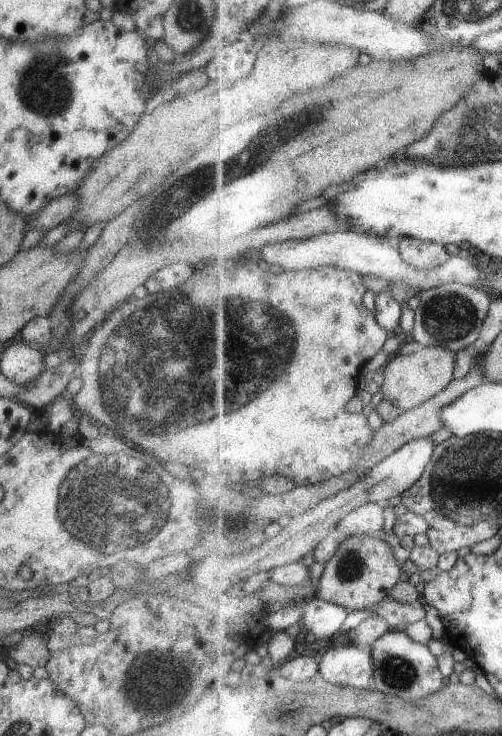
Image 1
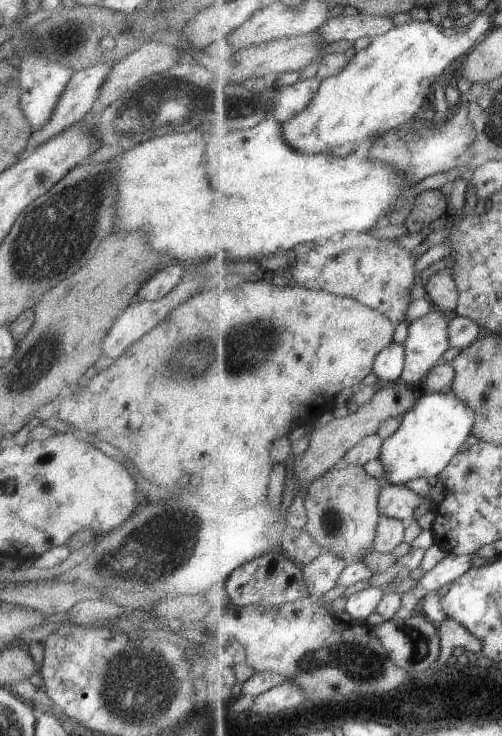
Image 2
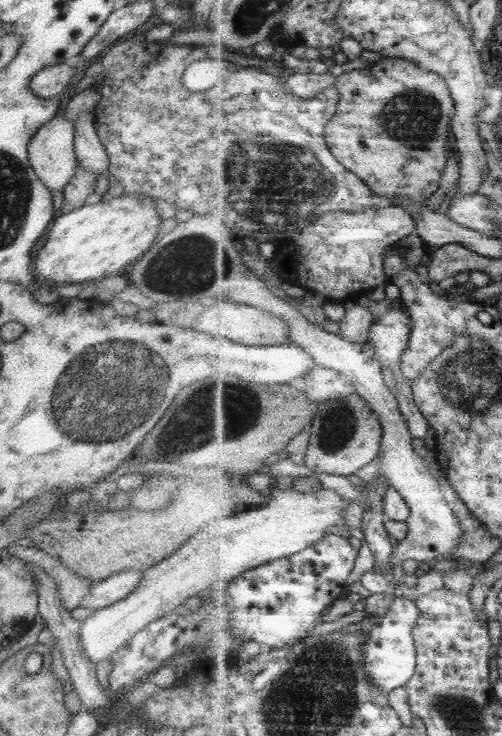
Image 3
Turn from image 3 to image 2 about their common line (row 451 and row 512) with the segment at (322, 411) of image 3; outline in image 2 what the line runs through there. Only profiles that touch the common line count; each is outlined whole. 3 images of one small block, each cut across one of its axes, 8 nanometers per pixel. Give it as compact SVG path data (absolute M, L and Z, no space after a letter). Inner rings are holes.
M348 465L330 469L308 487L305 495L308 523L305 530L326 552L339 557L349 554L358 561L363 561L363 558L374 552L377 530L382 518L379 496L383 488L384 483L377 478L371 478L361 466Z

